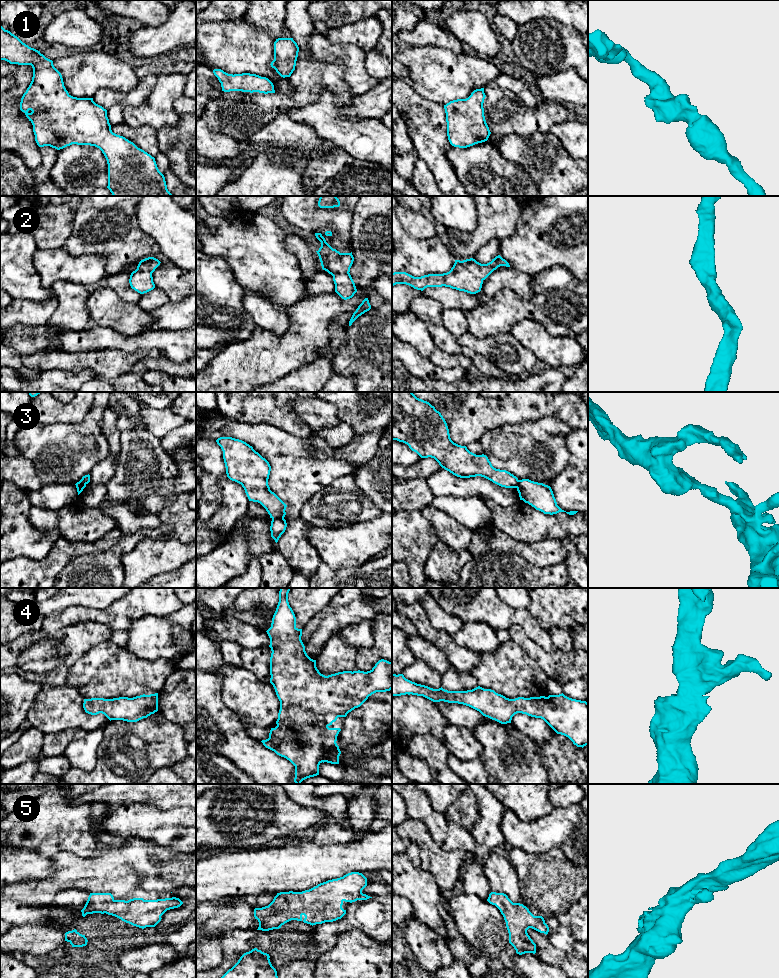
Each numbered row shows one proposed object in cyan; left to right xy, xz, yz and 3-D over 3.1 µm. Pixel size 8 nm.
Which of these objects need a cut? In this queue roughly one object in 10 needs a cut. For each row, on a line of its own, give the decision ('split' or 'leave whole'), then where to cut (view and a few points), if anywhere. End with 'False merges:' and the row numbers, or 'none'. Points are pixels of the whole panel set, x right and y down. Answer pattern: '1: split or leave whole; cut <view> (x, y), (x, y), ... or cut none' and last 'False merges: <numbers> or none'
1: leave whole; cut none
2: leave whole; cut none
3: split; cut xz (283, 518), (272, 519)
4: leave whole; cut none
5: leave whole; cut none
False merges: 3

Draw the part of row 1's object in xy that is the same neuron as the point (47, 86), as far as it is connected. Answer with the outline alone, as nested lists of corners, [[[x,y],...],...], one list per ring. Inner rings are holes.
[[[2,26],[0,60],[10,64],[31,65],[33,68],[32,81],[21,98],[20,110],[32,123],[35,141],[39,147],[50,146],[60,150],[77,144],[99,148],[107,160],[107,188],[113,196],[173,196],[167,189],[165,177],[159,171],[155,158],[125,137],[112,132],[106,109],[96,104],[93,98],[71,96],[53,61],[23,43]]]

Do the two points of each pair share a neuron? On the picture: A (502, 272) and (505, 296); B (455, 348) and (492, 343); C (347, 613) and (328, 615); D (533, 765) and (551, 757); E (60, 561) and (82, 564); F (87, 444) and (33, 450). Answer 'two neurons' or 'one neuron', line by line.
A: two neurons
B: two neurons
C: one neuron
D: two neurons
E: two neurons
F: one neuron

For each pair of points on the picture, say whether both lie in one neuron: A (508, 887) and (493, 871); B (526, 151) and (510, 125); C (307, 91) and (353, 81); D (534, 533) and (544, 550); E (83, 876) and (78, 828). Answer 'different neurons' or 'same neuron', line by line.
A: same neuron
B: different neurons
C: different neurons
D: different neurons
E: different neurons

